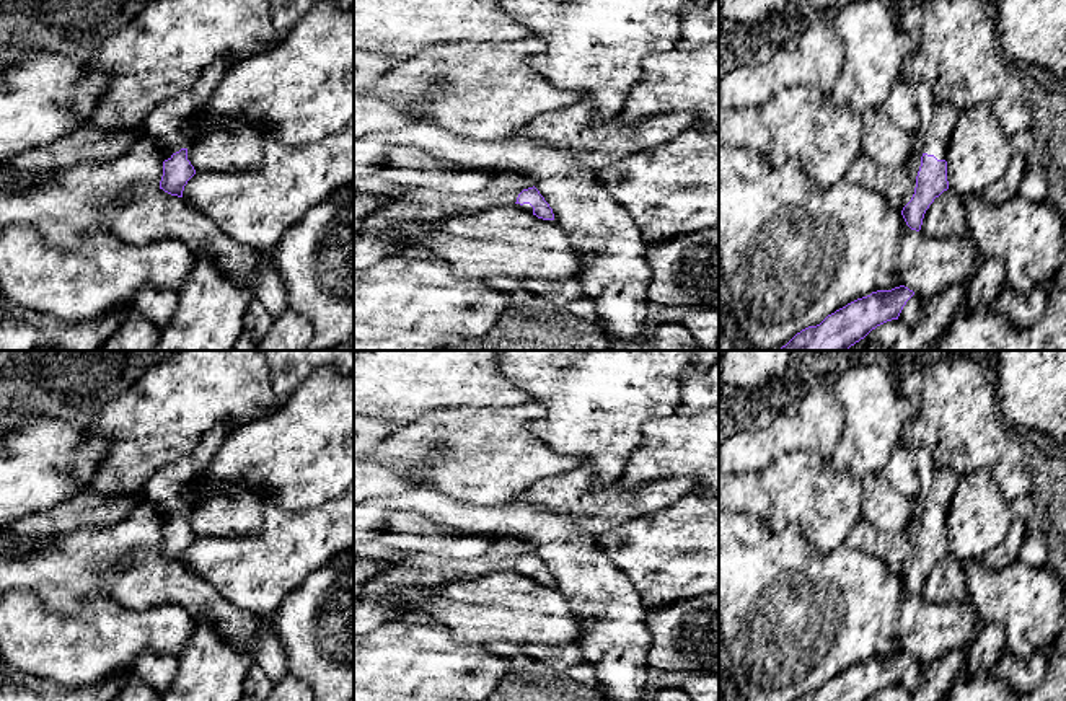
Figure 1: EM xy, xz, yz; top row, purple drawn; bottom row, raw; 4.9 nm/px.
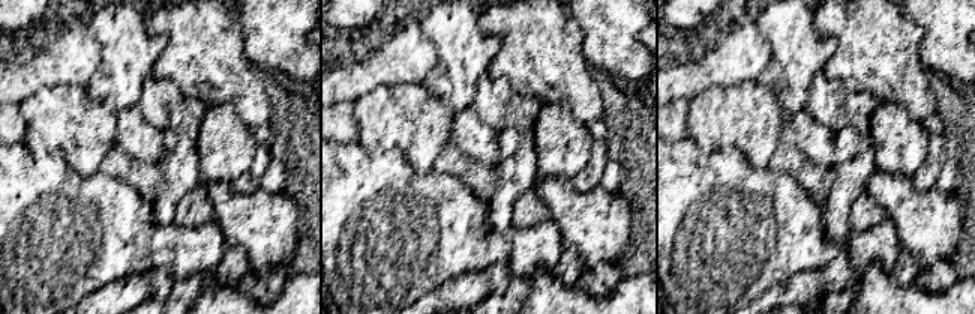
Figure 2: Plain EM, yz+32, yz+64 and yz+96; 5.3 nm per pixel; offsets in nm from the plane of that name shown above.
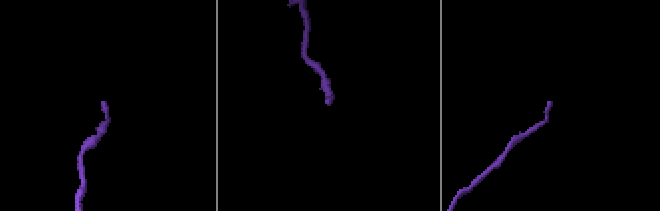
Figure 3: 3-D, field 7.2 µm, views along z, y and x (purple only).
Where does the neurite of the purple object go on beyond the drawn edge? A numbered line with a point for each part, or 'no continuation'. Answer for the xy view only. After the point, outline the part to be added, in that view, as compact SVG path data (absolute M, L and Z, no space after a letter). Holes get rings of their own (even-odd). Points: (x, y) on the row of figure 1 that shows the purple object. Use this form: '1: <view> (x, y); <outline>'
1: xy (173, 124); M214 62L187 91L158 104L145 117L143 129L156 140L165 160L181 148L187 148L199 134L197 116L209 104L228 68L228 62Z

